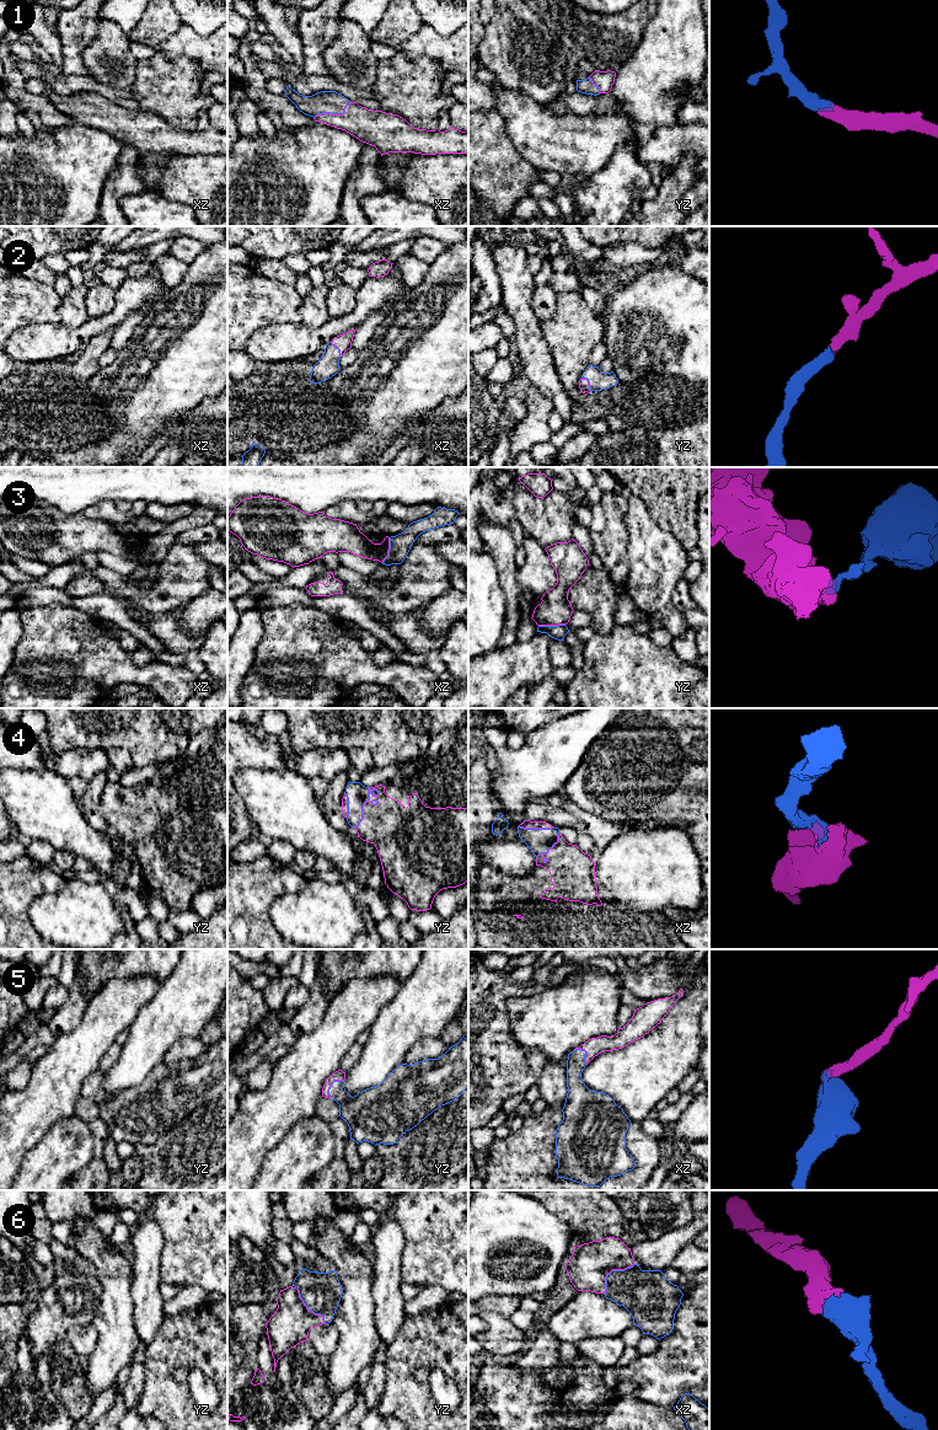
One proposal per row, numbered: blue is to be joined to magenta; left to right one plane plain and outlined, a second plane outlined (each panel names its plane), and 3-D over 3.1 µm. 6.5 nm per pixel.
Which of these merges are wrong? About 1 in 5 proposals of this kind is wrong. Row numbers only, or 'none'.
3

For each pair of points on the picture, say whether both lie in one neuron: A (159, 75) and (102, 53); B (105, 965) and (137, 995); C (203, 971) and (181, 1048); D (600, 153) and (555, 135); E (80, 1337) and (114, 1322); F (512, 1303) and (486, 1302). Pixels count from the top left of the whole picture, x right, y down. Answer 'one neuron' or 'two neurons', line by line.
A: two neurons
B: two neurons
C: two neurons
D: one neuron
E: two neurons
F: one neuron

